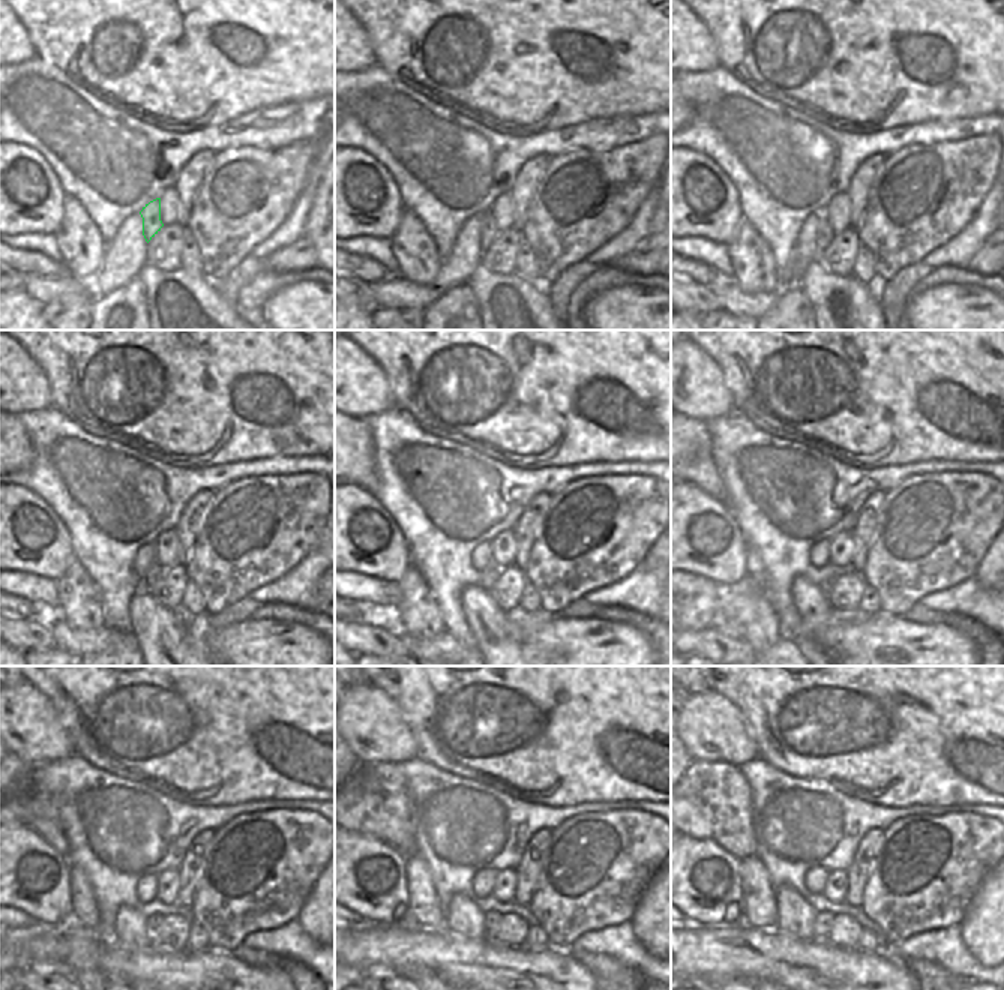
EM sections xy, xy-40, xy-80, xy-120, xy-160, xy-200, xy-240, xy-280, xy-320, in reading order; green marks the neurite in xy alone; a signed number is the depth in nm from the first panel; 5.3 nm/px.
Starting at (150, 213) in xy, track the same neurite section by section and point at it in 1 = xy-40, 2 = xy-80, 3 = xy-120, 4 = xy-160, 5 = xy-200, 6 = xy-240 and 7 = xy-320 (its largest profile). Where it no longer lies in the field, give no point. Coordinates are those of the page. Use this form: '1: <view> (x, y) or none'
1: xy-40 (488, 224)
2: xy-80 (826, 234)
3: xy-120 (156, 572)
4: xy-160 (491, 573)
5: xy-200 (826, 587)
6: xy-240 (153, 923)
7: xy-320 (824, 921)

